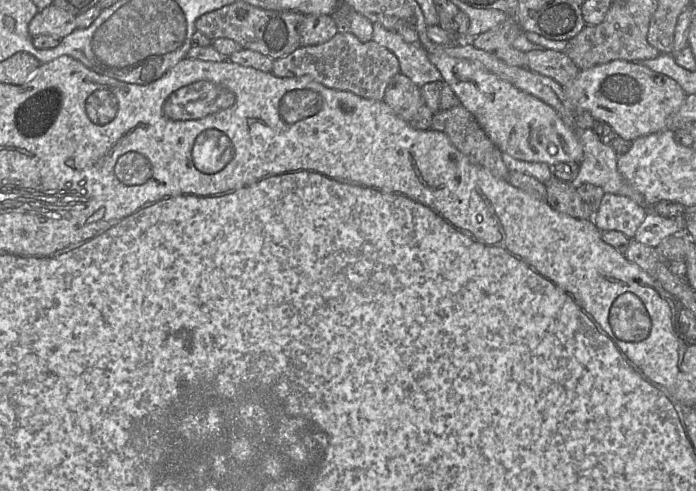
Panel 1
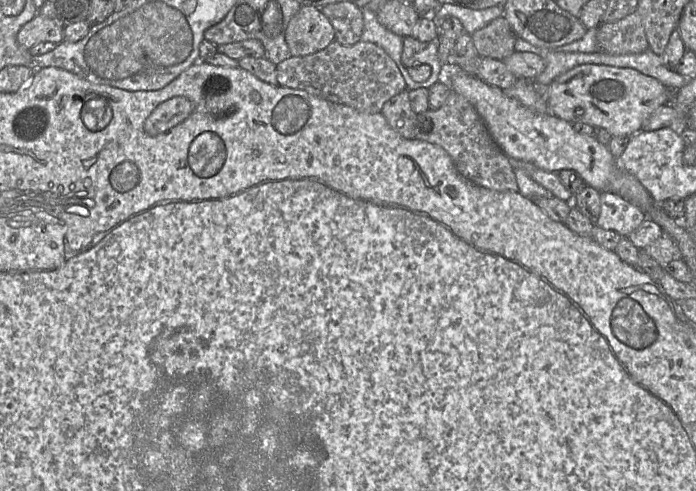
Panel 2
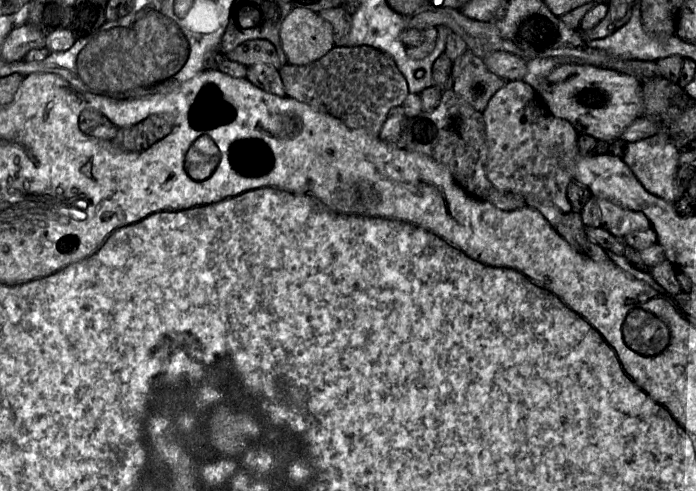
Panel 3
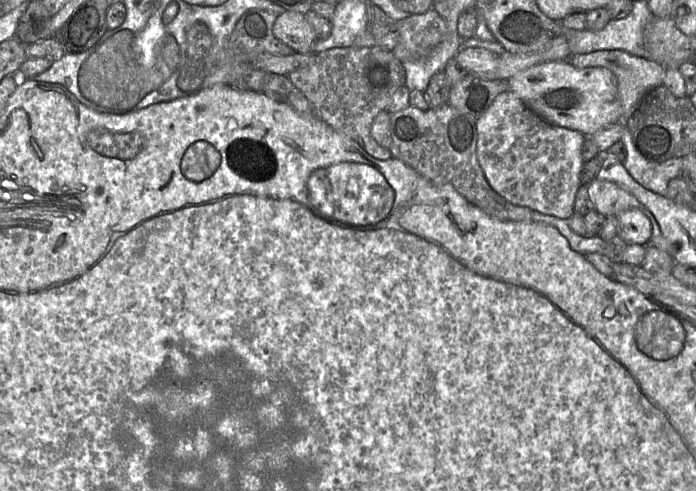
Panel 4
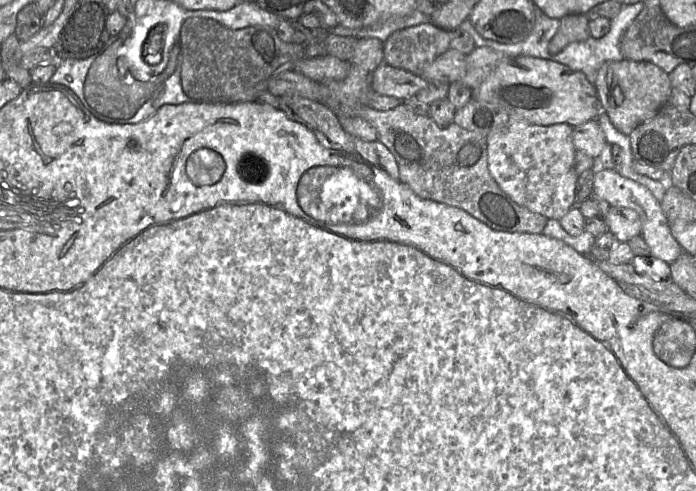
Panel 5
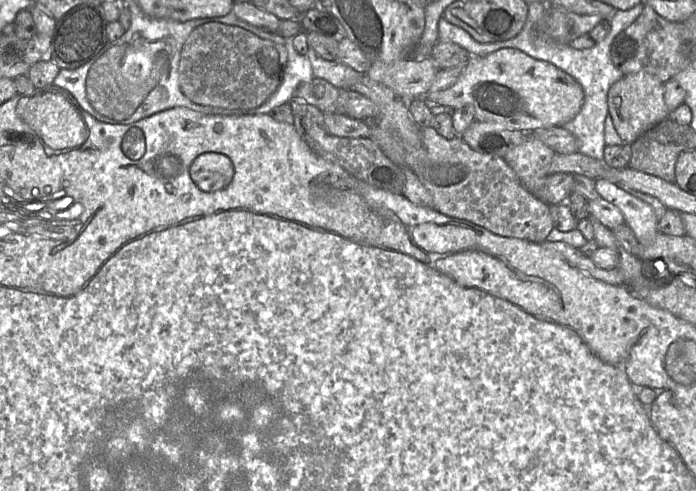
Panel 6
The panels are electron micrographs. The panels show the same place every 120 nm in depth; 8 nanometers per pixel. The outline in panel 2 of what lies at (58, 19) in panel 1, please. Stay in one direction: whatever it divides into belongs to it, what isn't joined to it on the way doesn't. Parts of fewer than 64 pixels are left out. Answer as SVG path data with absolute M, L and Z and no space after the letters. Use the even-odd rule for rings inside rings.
M37 14L20 29L17 41L28 50L43 42L53 42L58 45L64 41L64 27L59 22Z

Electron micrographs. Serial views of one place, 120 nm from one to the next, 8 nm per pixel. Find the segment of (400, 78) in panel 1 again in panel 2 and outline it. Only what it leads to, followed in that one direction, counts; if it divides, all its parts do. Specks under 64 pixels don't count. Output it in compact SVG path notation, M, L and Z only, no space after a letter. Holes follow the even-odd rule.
M405 89L389 99L381 113L389 126L404 139L415 139L417 114L413 111L409 91Z

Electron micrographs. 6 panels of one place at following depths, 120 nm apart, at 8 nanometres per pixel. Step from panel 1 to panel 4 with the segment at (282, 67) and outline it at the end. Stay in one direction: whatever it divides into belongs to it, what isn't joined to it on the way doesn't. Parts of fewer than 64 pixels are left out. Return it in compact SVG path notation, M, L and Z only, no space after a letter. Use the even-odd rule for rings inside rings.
M342 47L333 48L319 53L314 53L310 63L300 69L291 72L288 79L307 98L314 114L326 122L337 132L356 141L364 151L379 160L392 158L388 148L381 147L371 135L371 125L375 117L385 111L389 106L395 91L406 82L405 70L402 63L397 60L391 51L380 47ZM374 67L385 67L388 71L388 81L383 86L375 86L369 80L369 72Z

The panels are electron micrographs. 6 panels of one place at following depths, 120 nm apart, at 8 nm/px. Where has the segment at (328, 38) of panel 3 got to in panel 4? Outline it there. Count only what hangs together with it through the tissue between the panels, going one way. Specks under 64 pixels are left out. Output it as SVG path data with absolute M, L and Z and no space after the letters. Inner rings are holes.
M286 11L279 15L273 26L273 33L296 53L313 53L317 37L304 14Z

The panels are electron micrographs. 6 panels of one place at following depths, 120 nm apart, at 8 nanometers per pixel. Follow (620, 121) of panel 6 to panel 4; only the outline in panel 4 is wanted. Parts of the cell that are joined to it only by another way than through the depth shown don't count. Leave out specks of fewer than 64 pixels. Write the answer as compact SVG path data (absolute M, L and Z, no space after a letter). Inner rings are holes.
M599 50L587 54L570 55L566 60L578 68L604 67L613 72L617 79L618 94L625 121L639 105L648 91L663 84L665 68L647 57L637 56L623 50Z

